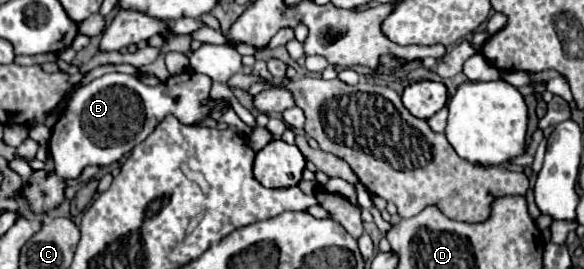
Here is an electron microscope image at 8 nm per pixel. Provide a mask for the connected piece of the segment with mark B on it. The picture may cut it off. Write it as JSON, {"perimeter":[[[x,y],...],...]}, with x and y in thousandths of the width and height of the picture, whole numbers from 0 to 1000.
{"perimeter":[[[318,260],[305,283],[291,283],[271,320],[250,320],[226,275],[178,275],[154,312],[130,335],[120,387],[99,439],[86,506],[86,580],[96,639],[127,669],[144,617],[168,610],[188,617],[212,572],[250,520],[250,506],[288,431],[301,431],[312,461],[342,461],[363,416],[353,387],[360,364],[363,297],[332,260]]]}

